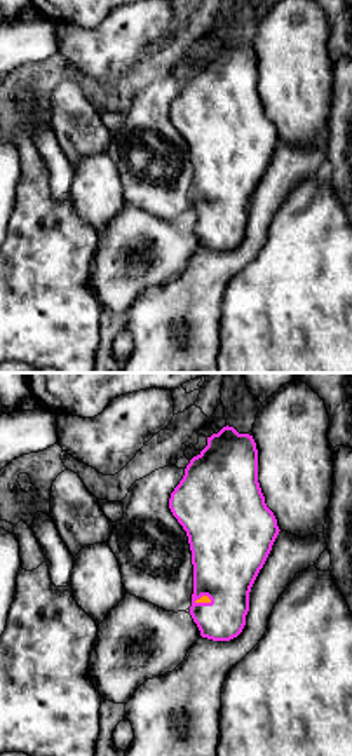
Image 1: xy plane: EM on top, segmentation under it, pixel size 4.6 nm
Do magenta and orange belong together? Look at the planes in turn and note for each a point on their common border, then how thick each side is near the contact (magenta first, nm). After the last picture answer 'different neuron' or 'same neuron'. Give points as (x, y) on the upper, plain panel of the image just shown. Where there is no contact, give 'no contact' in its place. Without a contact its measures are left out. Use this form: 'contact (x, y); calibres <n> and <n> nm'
contact (203, 213); calibres 320 and 30 nm

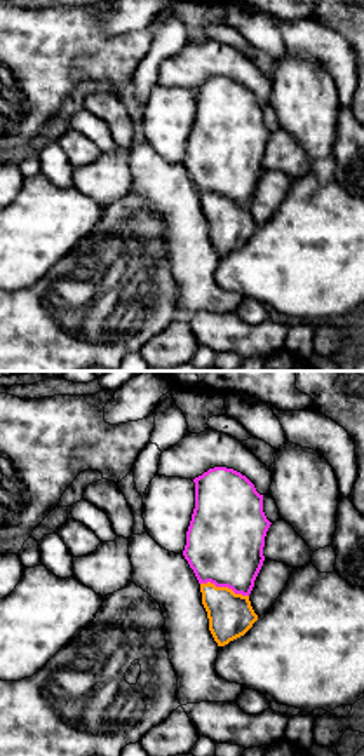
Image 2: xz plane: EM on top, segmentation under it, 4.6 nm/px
contact (225, 195); calibres 360 and 220 nm

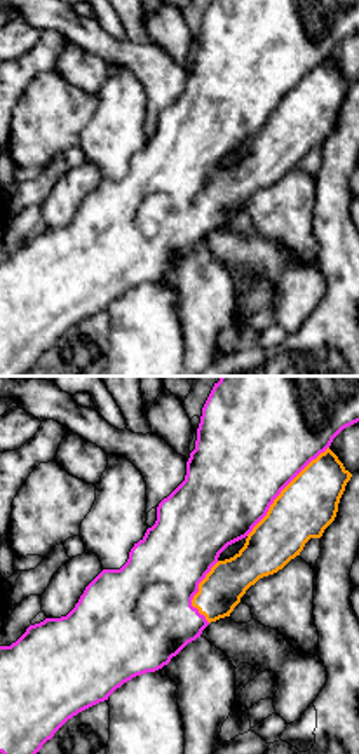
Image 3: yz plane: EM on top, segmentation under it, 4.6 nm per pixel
contact (283, 98); calibres 500 and 280 nm

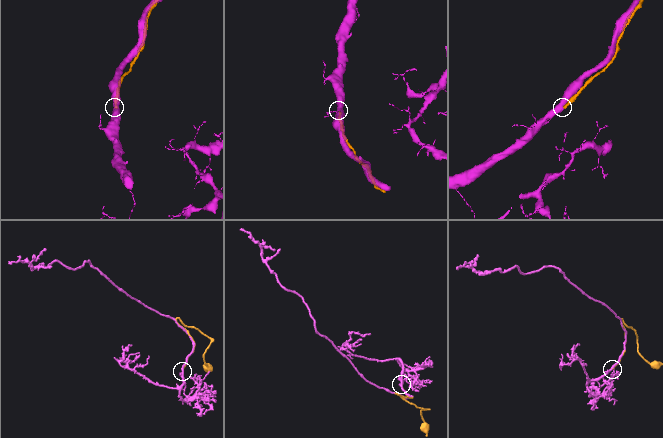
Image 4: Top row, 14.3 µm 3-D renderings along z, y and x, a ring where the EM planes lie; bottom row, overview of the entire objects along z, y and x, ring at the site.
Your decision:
same neuron

